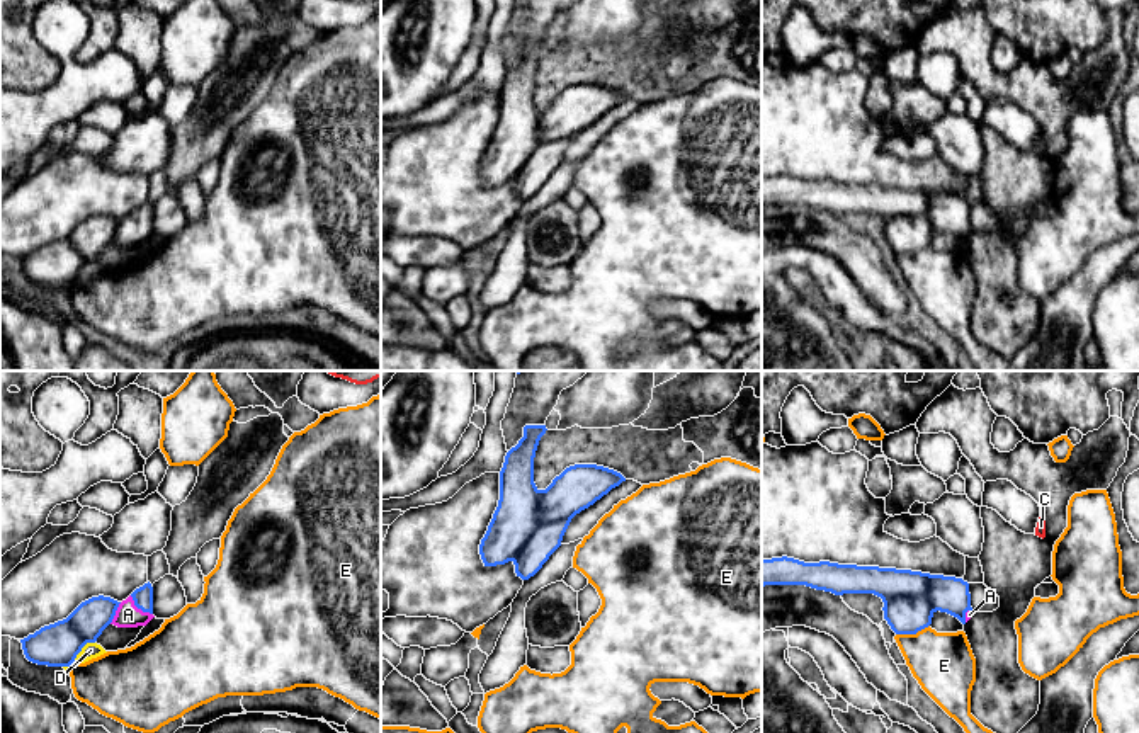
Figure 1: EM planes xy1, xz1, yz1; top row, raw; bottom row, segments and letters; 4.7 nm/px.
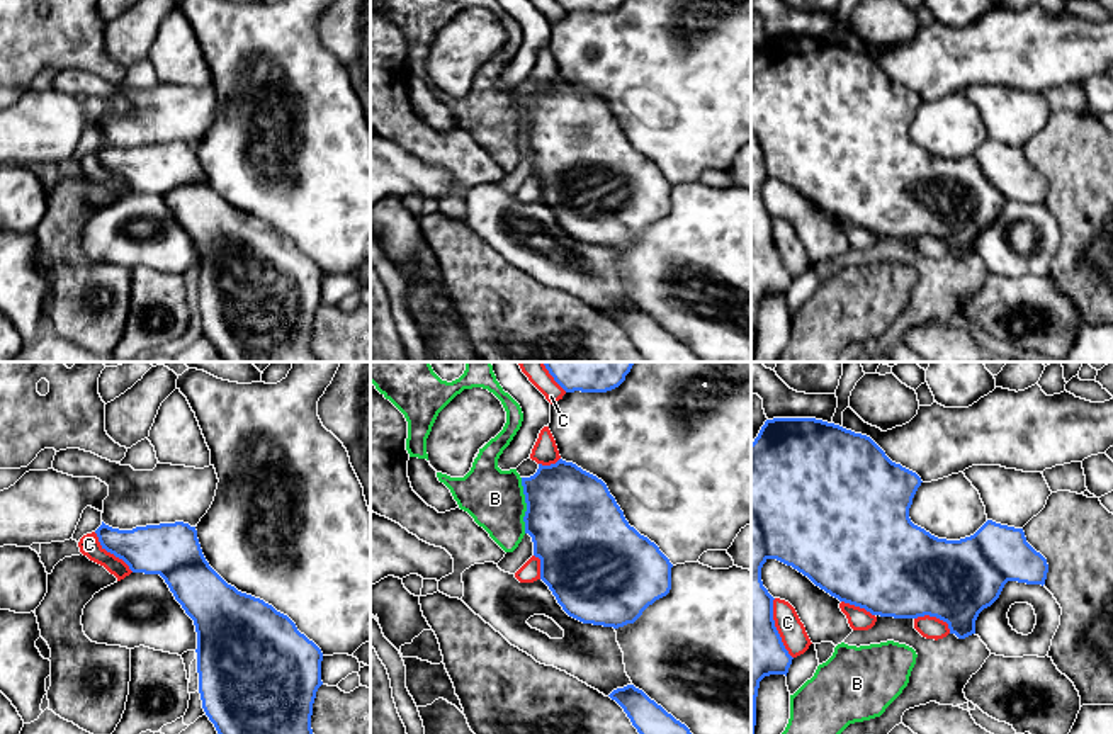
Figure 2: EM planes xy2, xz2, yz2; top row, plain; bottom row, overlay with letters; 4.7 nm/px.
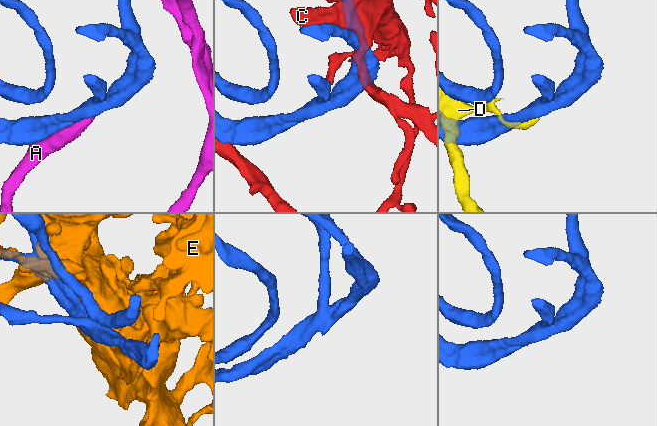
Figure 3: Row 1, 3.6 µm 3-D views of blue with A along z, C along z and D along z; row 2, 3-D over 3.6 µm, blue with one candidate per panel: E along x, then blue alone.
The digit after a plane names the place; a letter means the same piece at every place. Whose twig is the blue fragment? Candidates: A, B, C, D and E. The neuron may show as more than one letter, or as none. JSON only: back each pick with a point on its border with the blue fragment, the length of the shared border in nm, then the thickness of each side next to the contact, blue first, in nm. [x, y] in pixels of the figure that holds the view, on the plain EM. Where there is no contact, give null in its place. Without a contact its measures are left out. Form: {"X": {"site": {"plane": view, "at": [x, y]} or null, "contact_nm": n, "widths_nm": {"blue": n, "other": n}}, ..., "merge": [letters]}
{"A": {"site": {"plane": "xy1", "at": [140, 227]}, "contact_nm": 140, "widths_nm": {"blue": 100, "other": 110}}, "merge": ["A"]}

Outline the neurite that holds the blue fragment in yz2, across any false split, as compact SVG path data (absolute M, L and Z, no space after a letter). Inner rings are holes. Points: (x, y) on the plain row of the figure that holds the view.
M773 37L761 46L751 63L751 360L760 301L770 294L787 296L794 279L775 246L775 217L761 200L768 178L792 185L831 216L872 234L936 236L958 258L975 253L979 233L999 217L1008 200L1045 204L1047 178L1026 161L1023 148L987 139L974 155L946 160L914 144L909 127L921 102L916 92L892 82L870 56L839 44L816 37Z

